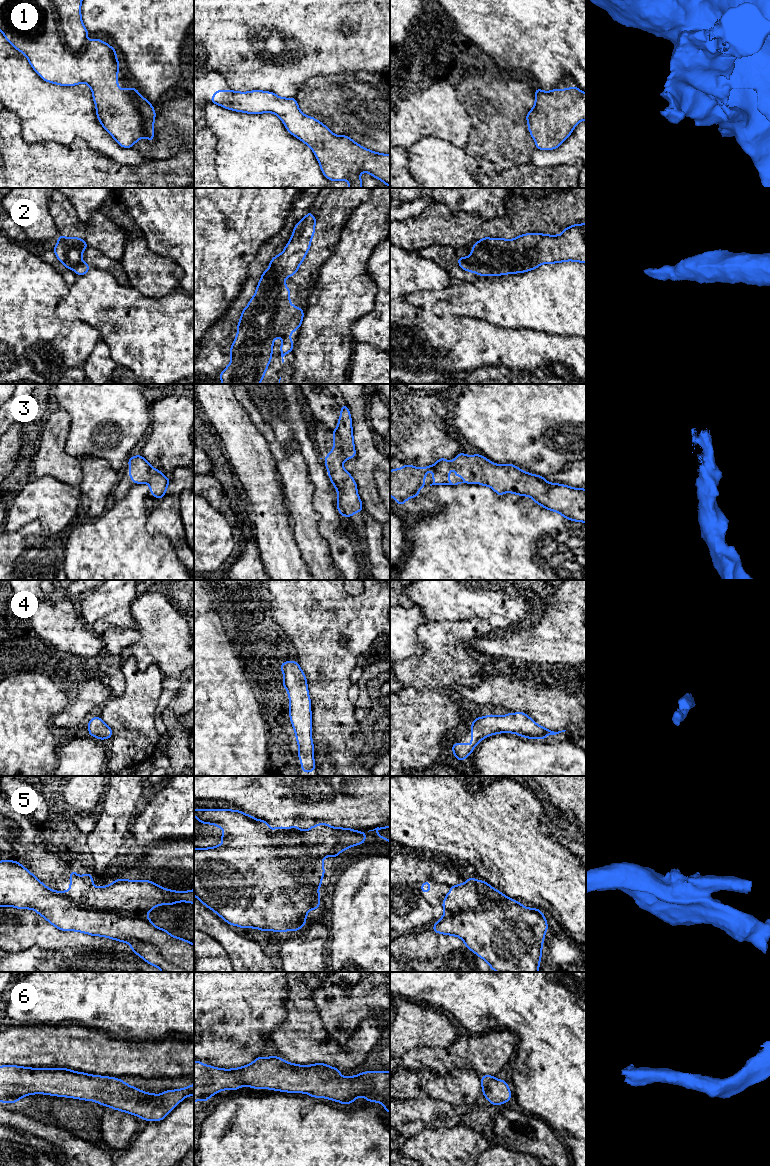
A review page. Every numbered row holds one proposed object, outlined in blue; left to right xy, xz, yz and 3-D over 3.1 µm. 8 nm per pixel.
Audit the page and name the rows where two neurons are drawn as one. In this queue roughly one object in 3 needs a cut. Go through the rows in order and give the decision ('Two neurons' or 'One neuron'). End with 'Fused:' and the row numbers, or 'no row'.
1: One neuron
2: One neuron
3: One neuron
4: One neuron
5: Two neurons
6: One neuron
Fused: 5

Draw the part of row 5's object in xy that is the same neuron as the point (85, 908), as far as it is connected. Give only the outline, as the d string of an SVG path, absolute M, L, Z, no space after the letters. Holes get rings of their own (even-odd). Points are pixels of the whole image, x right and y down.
M1 860L0 907L32 909L62 931L77 931L129 943L133 953L162 972L194 972L193 943L169 934L166 929L156 927L150 918L143 914L115 911L110 906L114 899L114 882L95 887L91 874L83 873L79 878L75 871L70 872L69 879L69 891L53 891L16 860Z

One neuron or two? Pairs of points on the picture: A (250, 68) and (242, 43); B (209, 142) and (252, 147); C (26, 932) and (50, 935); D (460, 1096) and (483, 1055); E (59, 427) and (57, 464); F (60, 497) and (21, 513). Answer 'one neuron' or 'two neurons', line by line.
A: two neurons
B: two neurons
C: one neuron
D: two neurons
E: one neuron
F: one neuron

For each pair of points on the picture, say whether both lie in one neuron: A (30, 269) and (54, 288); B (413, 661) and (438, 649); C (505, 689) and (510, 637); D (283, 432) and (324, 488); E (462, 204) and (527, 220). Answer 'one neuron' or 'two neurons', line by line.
A: one neuron
B: one neuron
C: two neurons
D: one neuron
E: two neurons

